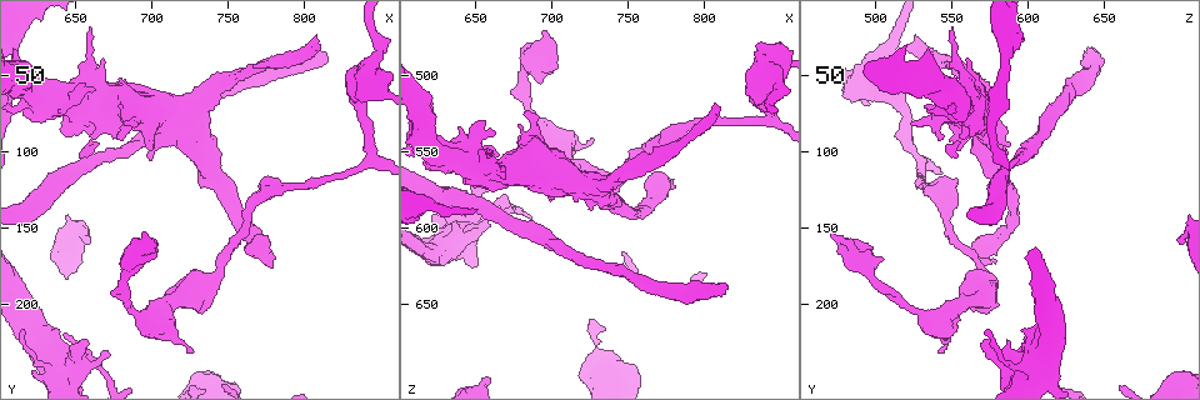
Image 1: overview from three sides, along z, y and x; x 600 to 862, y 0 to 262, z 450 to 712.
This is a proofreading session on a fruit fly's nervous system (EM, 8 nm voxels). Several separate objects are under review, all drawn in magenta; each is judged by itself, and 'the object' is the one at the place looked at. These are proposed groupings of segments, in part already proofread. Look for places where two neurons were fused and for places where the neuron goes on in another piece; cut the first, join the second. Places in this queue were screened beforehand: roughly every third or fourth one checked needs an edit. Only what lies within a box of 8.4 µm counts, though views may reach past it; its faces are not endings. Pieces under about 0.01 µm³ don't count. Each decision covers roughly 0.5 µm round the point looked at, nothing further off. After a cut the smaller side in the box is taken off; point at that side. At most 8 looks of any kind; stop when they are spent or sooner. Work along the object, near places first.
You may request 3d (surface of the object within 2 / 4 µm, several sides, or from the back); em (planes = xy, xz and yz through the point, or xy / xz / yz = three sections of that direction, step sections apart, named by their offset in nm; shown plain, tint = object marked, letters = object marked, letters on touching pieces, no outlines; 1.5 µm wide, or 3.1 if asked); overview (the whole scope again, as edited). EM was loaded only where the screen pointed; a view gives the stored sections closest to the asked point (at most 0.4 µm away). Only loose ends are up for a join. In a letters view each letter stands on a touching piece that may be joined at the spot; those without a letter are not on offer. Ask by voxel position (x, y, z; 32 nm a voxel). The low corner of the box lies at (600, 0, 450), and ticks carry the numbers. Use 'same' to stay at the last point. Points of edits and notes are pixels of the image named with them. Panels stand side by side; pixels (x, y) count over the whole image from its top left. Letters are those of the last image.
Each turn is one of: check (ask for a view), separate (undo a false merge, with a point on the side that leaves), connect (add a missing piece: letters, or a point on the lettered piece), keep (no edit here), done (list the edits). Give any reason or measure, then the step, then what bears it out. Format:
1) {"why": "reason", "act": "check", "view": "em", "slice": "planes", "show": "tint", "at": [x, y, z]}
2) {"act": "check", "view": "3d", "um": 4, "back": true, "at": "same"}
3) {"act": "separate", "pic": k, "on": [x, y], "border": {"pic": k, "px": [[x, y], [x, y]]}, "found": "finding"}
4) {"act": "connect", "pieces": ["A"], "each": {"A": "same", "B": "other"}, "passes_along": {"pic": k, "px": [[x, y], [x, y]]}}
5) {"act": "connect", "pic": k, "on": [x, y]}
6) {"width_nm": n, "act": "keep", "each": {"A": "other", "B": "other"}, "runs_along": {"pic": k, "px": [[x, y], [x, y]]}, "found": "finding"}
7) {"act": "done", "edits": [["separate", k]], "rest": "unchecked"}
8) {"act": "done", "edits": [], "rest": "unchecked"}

{"why": "end of a long branch", "act": "check", "view": "em", "slice": "xy", "step": 4, "show": "letters", "at": [812, 36, 636]}

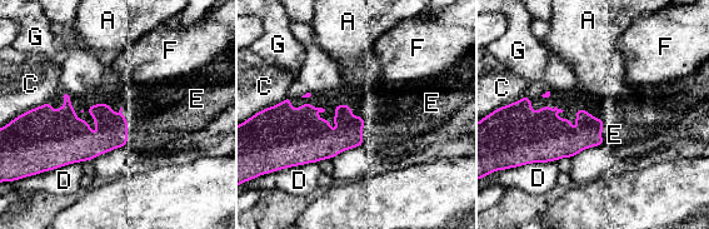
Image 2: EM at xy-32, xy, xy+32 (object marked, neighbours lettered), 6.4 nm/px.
{"act": "connect", "pieces": ["E"], "each": {"A": "other", "C": "other", "D": "other", "E": "same", "F": "other", "G": "other"}, "found": "the neuron continues"}

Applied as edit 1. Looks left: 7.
{"why": "free end", "act": "check", "view": "em", "slice": "xy", "step": 4, "show": "letters", "at": [810, 32, 520]}

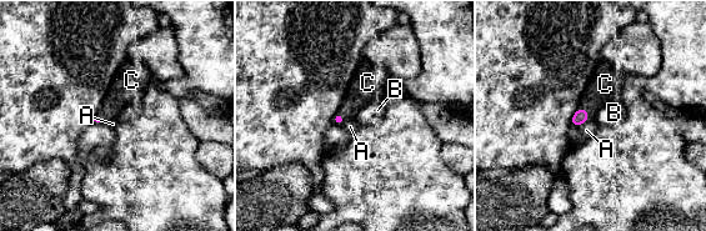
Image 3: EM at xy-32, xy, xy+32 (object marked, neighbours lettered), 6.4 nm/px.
{"why": "another direction", "act": "check", "view": "em", "slice": "planes", "show": "letters", "at": "same"}

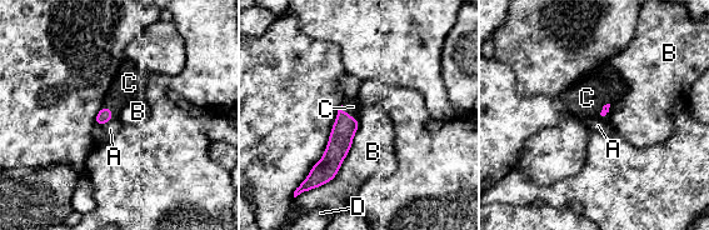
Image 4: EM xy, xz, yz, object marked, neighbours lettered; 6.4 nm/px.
{"longest_contact_nm": ["B", 550], "act": "connect", "pieces": ["C"], "each": {"A": "other", "B": "other", "C": "same", "D": "other"}, "found": "the neuron continues"}

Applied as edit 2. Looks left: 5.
{"why": "redraw", "act": "check", "view": "overview"}

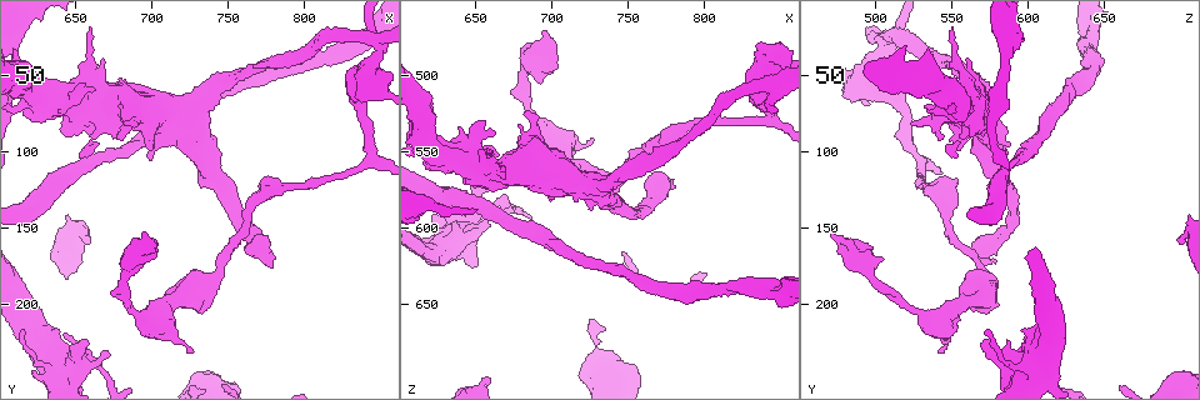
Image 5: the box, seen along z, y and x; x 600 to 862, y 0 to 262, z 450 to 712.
{"why": "sudden change in width", "act": "check", "view": "3d", "um": 4, "back": true, "at": [642, 66, 552]}

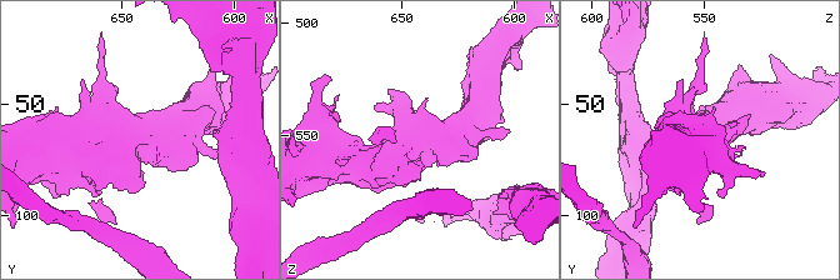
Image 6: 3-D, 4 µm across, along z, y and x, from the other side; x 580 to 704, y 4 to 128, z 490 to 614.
{"why": "need the tissue", "act": "check", "view": "em", "um": 3.1, "slice": "planes", "show": "tint", "at": [643, 66, 552]}

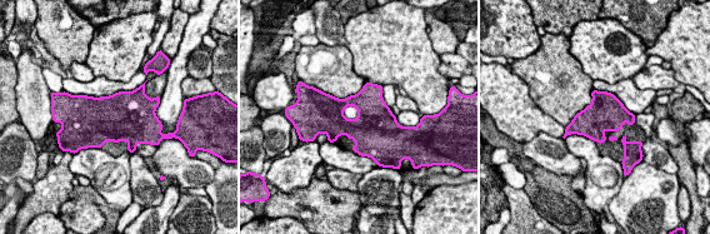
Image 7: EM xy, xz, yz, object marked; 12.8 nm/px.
{"why": "what lies round it", "act": "check", "view": "em", "um": 3.1, "slice": "planes", "show": "letters", "at": "same"}

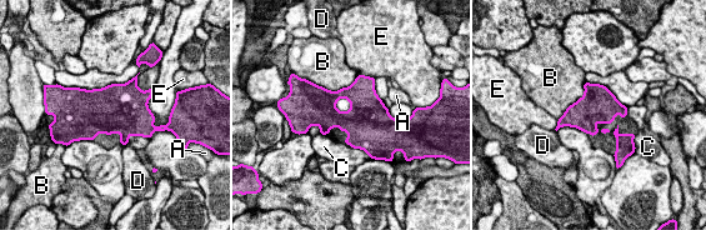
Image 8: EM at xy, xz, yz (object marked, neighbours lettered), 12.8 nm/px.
{"act": "keep", "each": {"A": "other", "B": "other", "C": "other", "D": "other", "E": "other"}, "border": {"pic": 8, "px": [[357, 75], [336, 90], [316, 85]]}, "found": "one neuron here"}

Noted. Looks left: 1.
{"act": "done", "edits": [["connect", 2], ["connect", 4]], "rest": "unchecked"}

